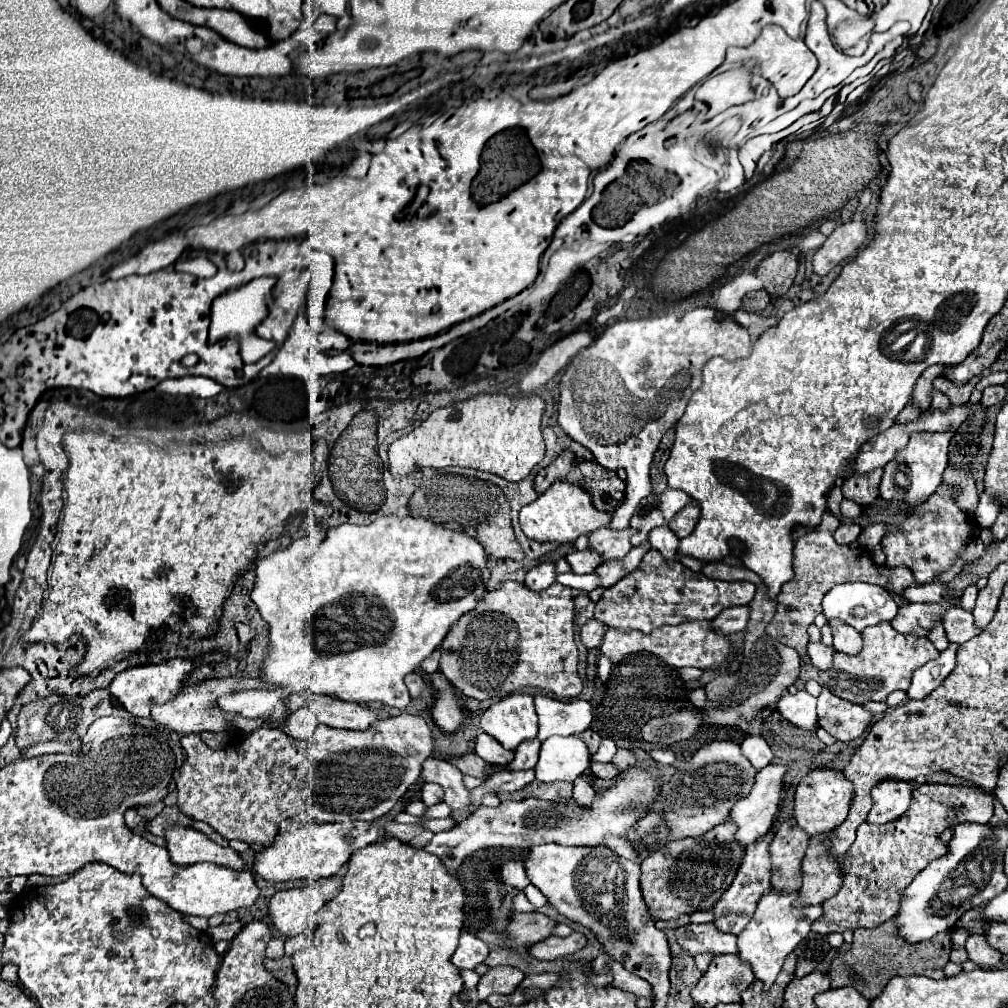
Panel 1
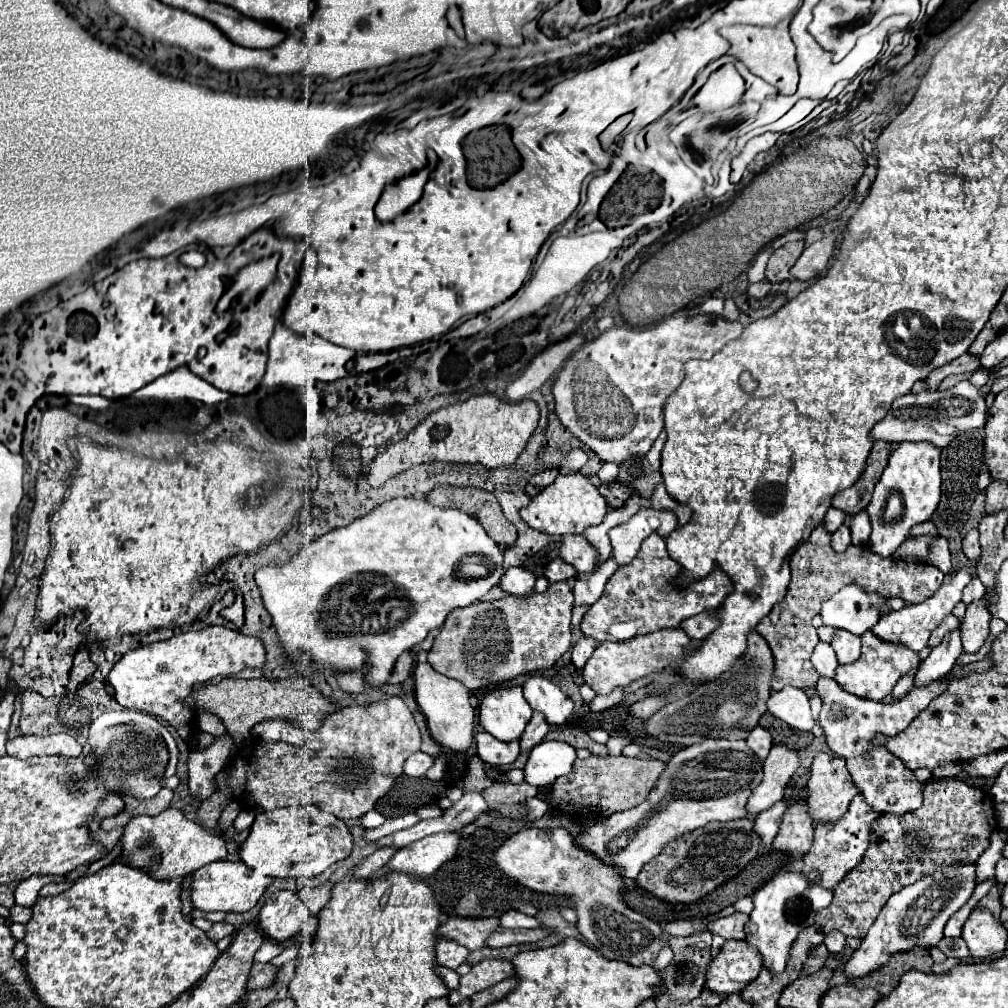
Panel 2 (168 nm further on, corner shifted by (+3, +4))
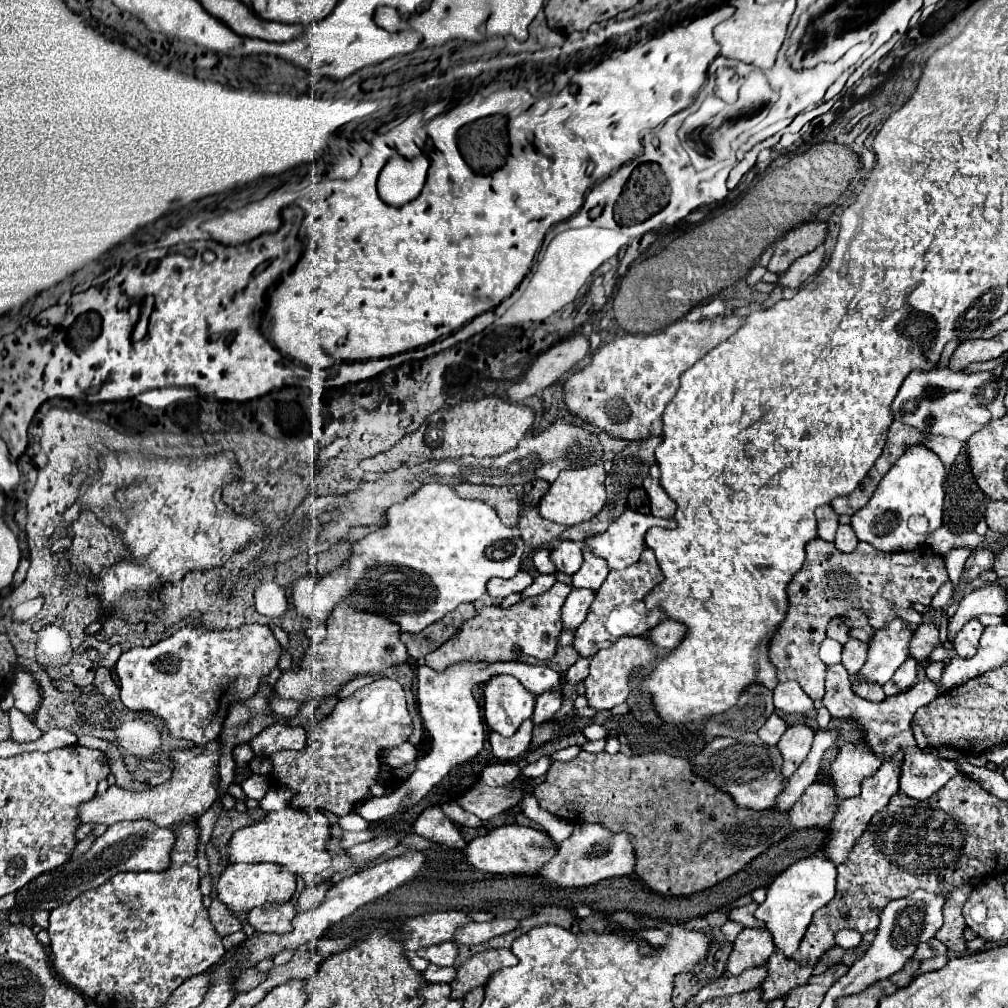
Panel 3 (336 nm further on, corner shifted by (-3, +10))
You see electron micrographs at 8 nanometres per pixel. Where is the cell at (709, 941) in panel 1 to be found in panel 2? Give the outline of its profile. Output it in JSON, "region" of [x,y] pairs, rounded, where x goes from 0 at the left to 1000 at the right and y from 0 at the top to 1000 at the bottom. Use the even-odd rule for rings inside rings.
{"region":[[[726,906],[722,910],[714,910],[710,914],[704,914],[700,922],[708,928],[714,928],[718,932],[738,932],[738,916],[742,914],[742,908],[738,906]]]}

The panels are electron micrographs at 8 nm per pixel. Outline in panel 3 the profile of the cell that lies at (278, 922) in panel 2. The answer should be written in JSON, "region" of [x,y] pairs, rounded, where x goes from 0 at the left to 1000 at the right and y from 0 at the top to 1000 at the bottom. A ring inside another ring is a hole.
{"region":[[[286,894],[284,898],[266,898],[256,900],[246,906],[246,916],[256,926],[288,926],[290,912],[292,912],[292,894]]]}

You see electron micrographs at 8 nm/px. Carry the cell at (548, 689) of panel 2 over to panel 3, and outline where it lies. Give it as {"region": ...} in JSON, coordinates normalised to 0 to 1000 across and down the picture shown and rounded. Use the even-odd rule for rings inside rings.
{"region":[[[504,656],[504,658],[452,658],[444,662],[442,666],[435,668],[427,662],[415,662],[415,686],[413,686],[413,697],[415,697],[415,707],[419,711],[419,719],[427,729],[429,741],[427,745],[415,753],[415,761],[409,767],[409,771],[389,789],[379,789],[379,791],[365,791],[363,795],[351,799],[351,807],[361,811],[363,814],[375,814],[381,811],[391,809],[397,803],[399,793],[407,787],[409,795],[415,797],[433,777],[438,775],[438,771],[454,757],[466,755],[480,739],[480,719],[476,711],[474,697],[468,691],[468,682],[472,678],[480,678],[490,670],[507,670],[512,672],[524,686],[530,689],[538,689],[542,684],[556,684],[558,676],[552,666],[548,666],[542,660],[524,660],[524,658],[514,658],[514,656]]]}

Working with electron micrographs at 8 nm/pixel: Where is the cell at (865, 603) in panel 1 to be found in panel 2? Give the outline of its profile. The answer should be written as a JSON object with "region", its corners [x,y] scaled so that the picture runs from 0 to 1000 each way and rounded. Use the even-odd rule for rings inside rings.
{"region":[[[837,580],[829,590],[815,596],[813,612],[817,620],[839,624],[847,630],[855,630],[865,624],[873,614],[873,604],[893,604],[895,594],[877,594],[875,590],[863,588],[853,580]]]}

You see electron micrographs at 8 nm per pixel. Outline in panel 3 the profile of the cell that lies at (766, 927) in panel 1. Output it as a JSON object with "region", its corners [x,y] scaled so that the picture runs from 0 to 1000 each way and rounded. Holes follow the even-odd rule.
{"region":[[[806,848],[802,852],[794,852],[766,874],[766,878],[762,880],[762,890],[756,898],[752,898],[748,910],[760,916],[760,922],[768,930],[768,938],[776,941],[780,949],[786,949],[794,939],[794,934],[806,914],[808,904],[825,894],[827,880],[829,858],[821,850]]]}

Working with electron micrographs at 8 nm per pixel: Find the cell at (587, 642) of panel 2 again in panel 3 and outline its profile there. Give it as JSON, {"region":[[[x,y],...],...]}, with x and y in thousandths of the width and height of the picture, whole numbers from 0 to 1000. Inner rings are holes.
{"region":[[[575,652],[563,666],[562,666],[562,678],[563,680],[573,680],[575,676],[579,676],[583,672],[583,658],[585,654]]]}

